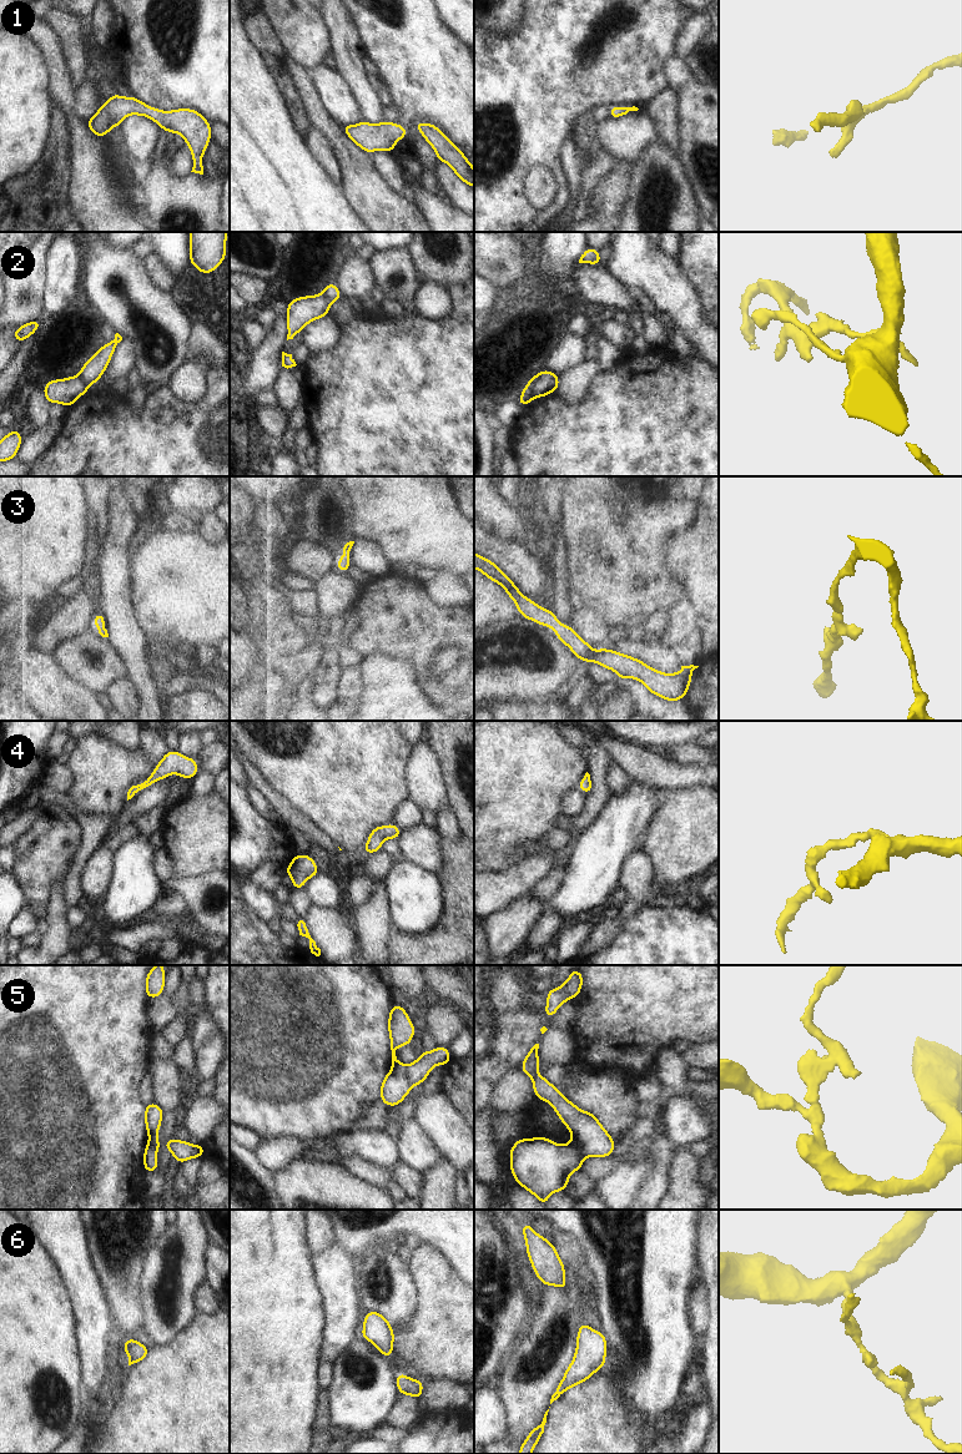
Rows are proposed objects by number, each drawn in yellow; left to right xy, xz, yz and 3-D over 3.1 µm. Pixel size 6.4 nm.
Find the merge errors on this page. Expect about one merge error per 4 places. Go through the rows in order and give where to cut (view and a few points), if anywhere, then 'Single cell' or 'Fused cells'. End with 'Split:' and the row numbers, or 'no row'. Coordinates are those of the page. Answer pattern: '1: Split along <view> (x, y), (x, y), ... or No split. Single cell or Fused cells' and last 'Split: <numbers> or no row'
1: No split. Single cell
2: Split along yz (545, 369), (535, 382), (533, 398). Fused cells
3: No split. Single cell
4: No split. Single cell
5: Split along yz (569, 1142), (584, 1156). Fused cells
6: No split. Single cell
Split: 2, 5.

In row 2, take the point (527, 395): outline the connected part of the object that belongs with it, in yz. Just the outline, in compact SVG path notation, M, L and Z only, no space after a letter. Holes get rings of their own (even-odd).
M537 373L528 383L527 385L523 388L523 393L520 394L519 399L518 399L518 403L522 405L522 407L525 407L528 405L534 398L533 398L533 392L534 392L534 388L535 388L535 382L538 379L540 379L542 377L542 373Z

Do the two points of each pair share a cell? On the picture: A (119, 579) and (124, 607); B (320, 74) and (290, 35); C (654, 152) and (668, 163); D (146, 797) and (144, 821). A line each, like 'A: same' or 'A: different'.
A: same
B: different
C: same
D: different

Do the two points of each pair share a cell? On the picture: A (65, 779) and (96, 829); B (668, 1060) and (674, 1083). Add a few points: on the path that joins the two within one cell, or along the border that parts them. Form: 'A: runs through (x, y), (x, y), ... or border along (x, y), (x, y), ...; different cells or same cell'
A: border along (40, 786), (63, 793); different cells
B: runs through (670, 1065), (673, 1078); same cell

